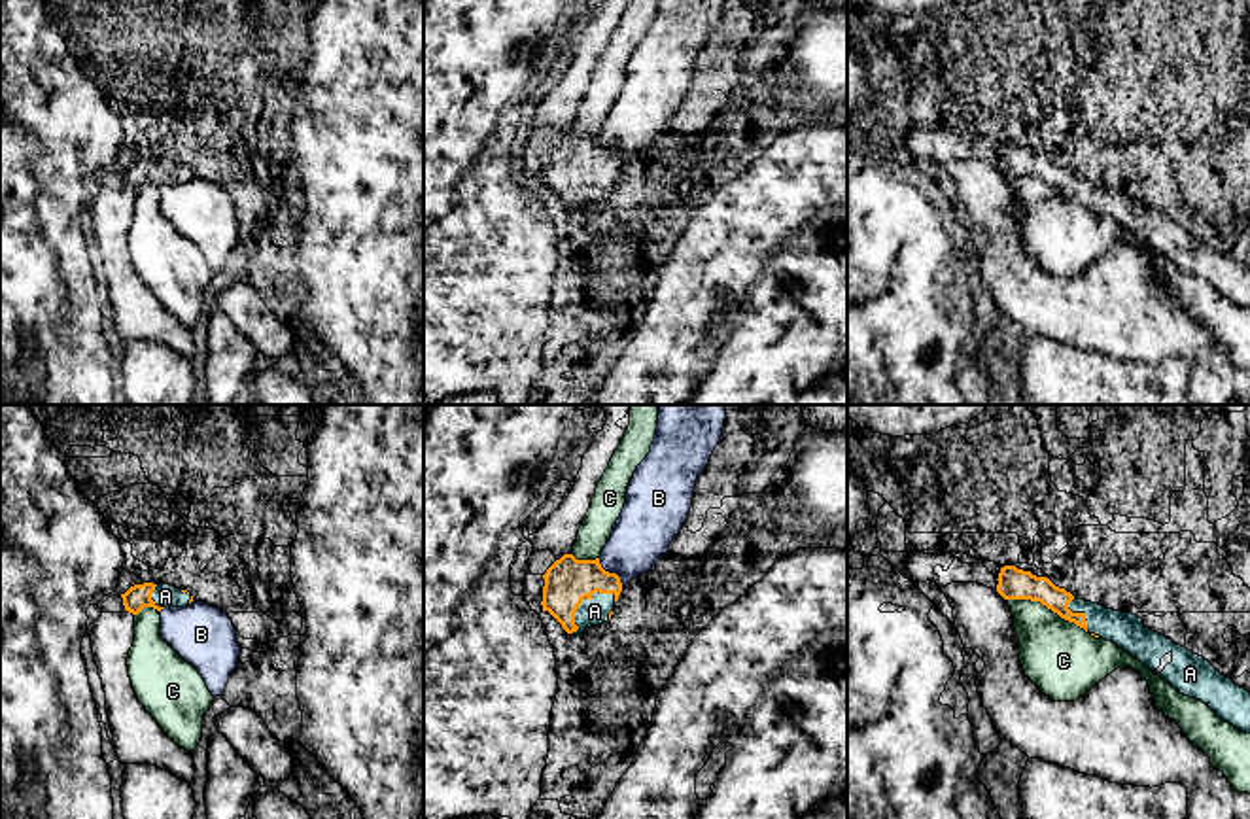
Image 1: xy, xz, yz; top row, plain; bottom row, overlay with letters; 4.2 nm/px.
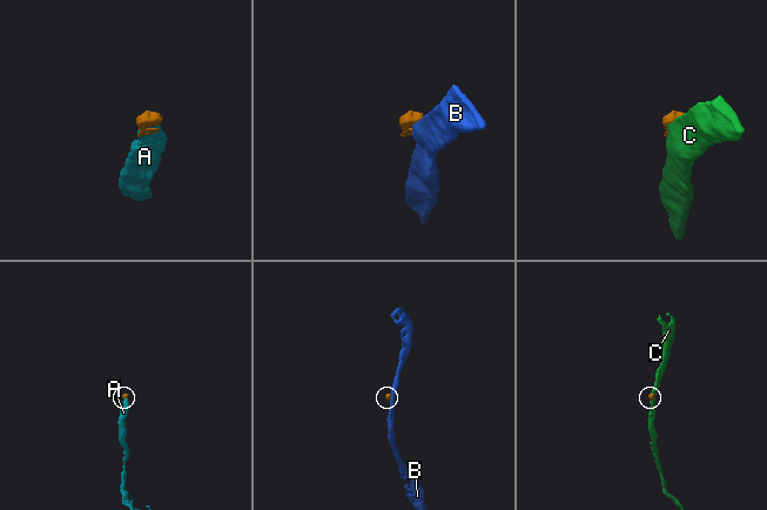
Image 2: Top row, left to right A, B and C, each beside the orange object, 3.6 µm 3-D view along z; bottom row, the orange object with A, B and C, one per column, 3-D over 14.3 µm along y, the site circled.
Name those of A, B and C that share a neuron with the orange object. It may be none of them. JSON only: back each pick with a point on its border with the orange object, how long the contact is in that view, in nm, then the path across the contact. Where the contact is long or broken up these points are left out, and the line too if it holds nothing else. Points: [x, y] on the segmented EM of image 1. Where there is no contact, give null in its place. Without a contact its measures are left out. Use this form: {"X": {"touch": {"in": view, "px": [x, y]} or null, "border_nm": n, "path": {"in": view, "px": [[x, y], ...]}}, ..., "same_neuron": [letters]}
{"A": {"touch": {"in": "xz", "px": [581, 602]}, "border_nm": 260, "path": {"in": "xz", "px": [[568, 581], [581, 602], [594, 611]]}}, "same_neuron": ["A"]}

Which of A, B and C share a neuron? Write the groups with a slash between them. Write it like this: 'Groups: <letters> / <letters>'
Groups: A / B / C

